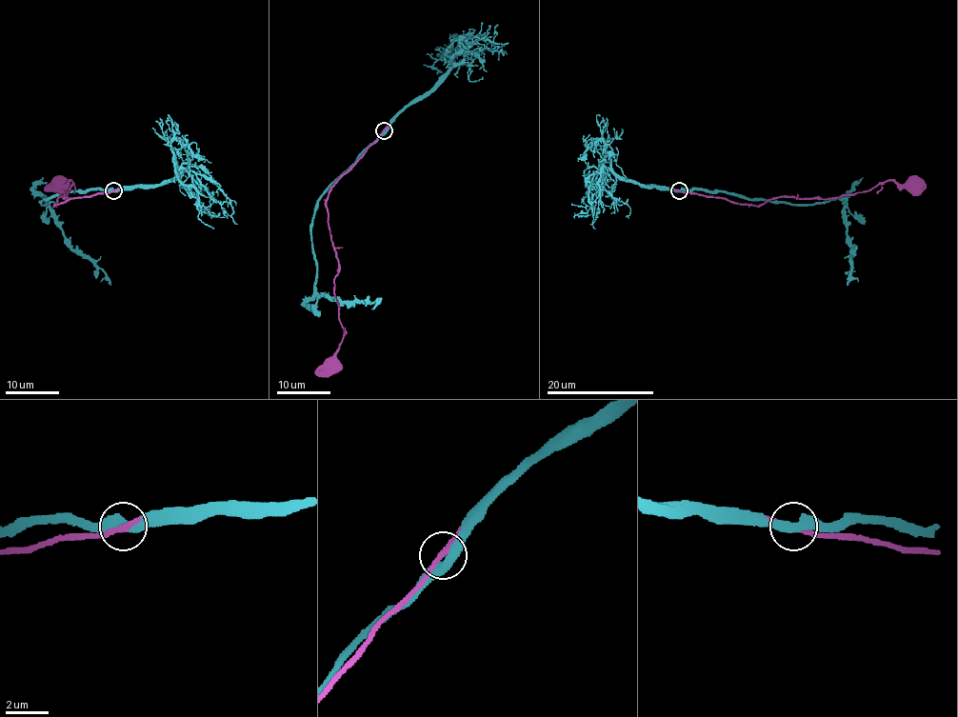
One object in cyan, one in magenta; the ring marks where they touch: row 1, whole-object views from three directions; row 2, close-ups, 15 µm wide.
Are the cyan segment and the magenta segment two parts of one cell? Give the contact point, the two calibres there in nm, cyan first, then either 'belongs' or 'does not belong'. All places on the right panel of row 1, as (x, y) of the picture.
at (679, 190); 440 nm thick on the cyan side, 220 nm on the other; belongs

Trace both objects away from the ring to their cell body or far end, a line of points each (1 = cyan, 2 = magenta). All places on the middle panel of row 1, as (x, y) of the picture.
1: (385, 130), (318, 203), (311, 229), (315, 289), (320, 295), (343, 302), (374, 303), (382, 297)
2: (385, 130), (333, 185), (326, 203), (339, 267), (333, 288), (343, 337), (335, 356), (316, 375)

